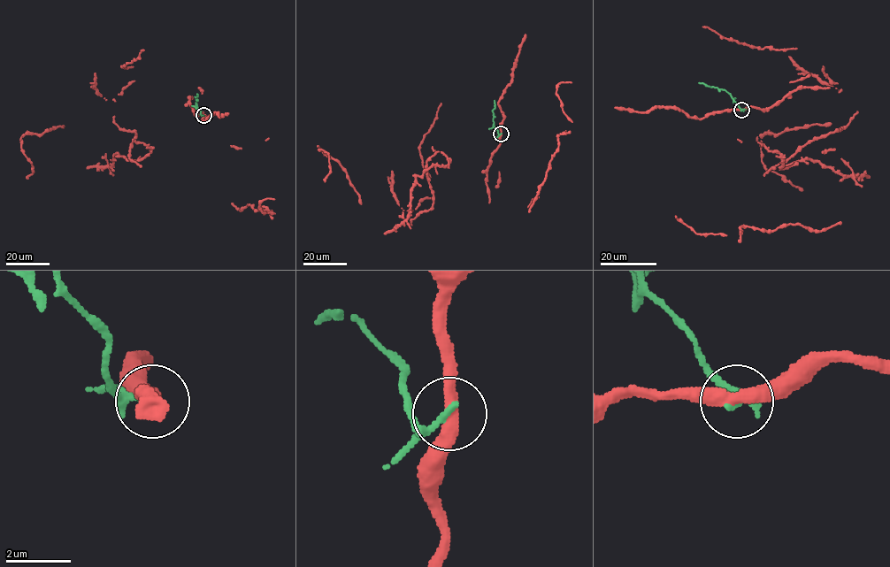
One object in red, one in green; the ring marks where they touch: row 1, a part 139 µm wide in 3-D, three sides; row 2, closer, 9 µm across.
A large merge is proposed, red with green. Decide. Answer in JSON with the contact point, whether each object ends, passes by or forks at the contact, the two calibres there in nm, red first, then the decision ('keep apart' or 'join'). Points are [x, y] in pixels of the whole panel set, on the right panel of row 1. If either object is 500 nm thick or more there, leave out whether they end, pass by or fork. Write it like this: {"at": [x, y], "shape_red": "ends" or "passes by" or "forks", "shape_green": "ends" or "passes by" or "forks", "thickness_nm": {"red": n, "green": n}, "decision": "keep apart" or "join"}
{"at": [741, 110], "shape_red": "passes by", "shape_green": "forks", "thickness_nm": {"red": 400, "green": 110}, "decision": "keep apart"}

